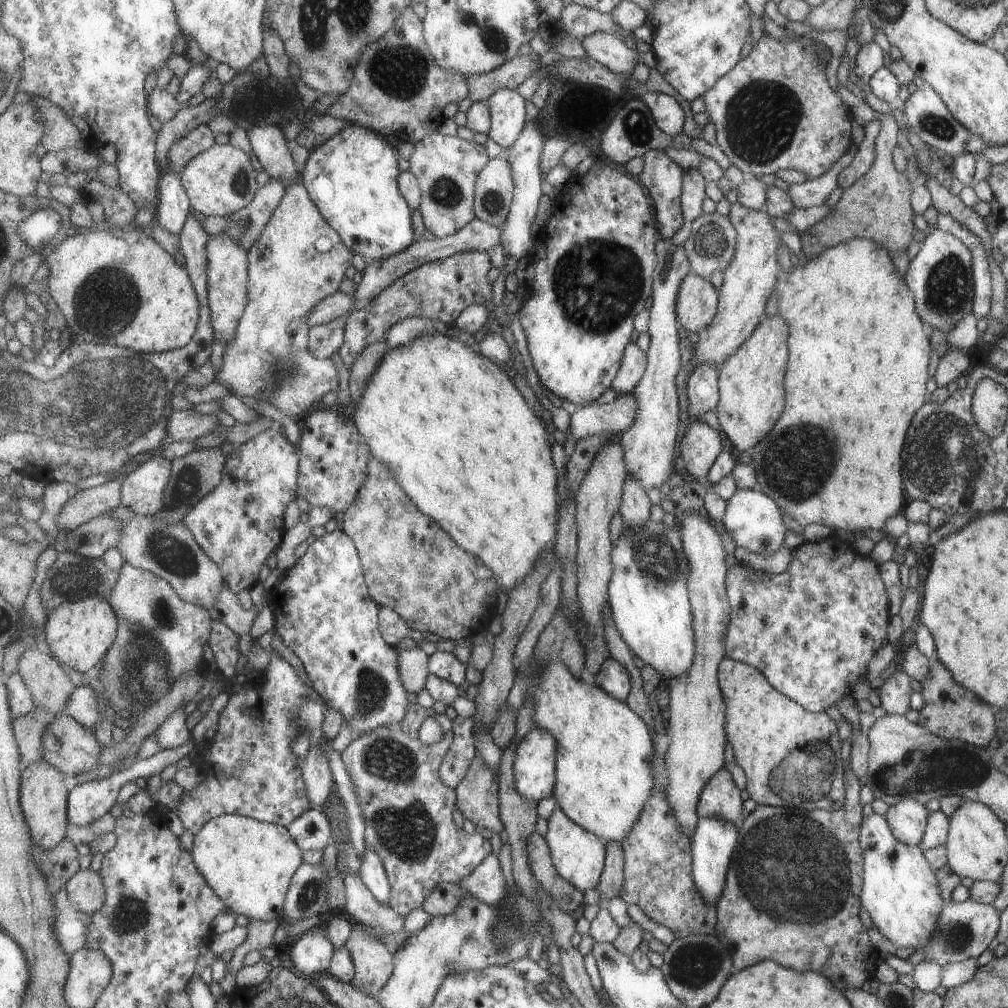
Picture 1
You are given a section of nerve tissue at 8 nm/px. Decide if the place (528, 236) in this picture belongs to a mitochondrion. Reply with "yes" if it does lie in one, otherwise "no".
no

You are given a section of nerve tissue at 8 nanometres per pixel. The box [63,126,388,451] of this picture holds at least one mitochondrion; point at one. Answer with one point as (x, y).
(109, 298)

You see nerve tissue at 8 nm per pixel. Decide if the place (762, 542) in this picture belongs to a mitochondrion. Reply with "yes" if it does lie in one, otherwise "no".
yes

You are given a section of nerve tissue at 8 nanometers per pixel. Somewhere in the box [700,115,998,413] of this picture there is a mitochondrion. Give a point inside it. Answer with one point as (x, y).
(947, 291)

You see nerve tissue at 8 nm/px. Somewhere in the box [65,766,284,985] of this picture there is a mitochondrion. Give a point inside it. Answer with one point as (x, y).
(130, 916)

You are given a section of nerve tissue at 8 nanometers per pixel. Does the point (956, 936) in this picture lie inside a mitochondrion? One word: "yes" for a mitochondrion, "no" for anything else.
yes

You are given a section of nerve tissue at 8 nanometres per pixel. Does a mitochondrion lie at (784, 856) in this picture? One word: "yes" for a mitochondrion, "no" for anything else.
yes

